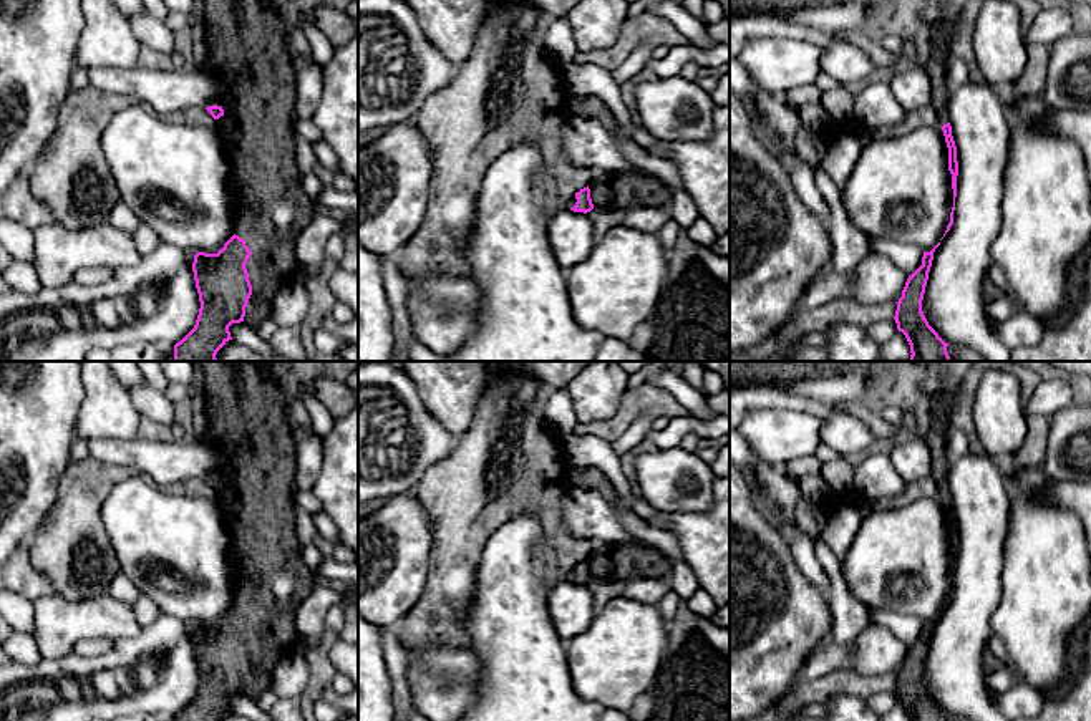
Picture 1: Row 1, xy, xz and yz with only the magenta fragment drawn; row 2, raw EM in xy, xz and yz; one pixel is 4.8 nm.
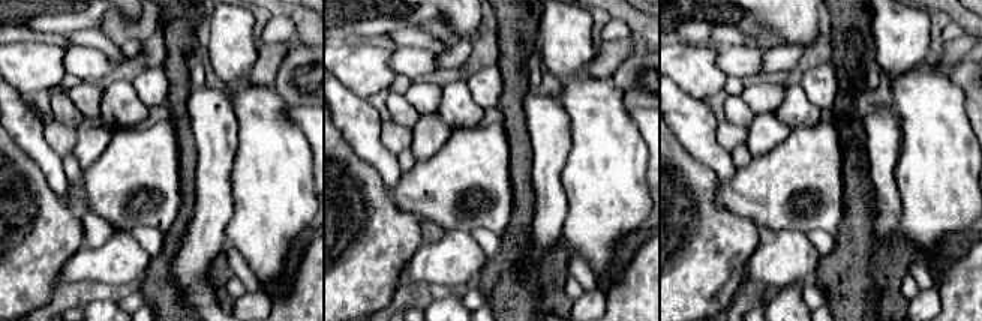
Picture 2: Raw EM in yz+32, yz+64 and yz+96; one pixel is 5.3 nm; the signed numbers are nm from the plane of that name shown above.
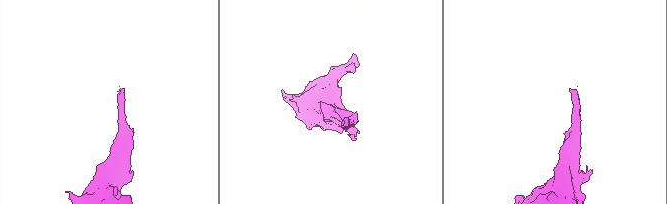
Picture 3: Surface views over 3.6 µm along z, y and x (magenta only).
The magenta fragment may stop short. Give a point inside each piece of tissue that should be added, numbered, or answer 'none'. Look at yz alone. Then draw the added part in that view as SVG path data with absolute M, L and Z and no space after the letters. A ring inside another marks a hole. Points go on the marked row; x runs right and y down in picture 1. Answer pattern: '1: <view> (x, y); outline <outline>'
1: yz (935, 67); outline M932 7L929 13L930 22L930 41L933 45L932 58L924 65L930 80L933 81L933 98L932 106L938 113L938 126L948 123L947 119L947 99L950 86L947 85L947 66L950 60L947 46L950 41L950 33L947 28L950 13L942 8Z

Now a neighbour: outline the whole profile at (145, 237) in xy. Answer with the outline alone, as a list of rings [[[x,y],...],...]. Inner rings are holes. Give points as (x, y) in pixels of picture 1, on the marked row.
[[[139,224],[133,232],[133,239],[141,255],[153,252],[161,244],[161,239],[148,224]]]

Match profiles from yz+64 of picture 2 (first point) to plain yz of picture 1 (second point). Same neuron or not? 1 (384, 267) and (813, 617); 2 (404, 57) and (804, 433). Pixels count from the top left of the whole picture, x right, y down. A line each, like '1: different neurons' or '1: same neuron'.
1: same neuron
2: different neurons

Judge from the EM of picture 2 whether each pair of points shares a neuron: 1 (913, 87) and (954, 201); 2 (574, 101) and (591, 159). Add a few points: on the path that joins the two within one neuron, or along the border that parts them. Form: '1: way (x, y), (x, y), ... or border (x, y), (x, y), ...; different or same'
1: way (933, 116), (939, 141), (939, 173); same
2: way (589, 116), (591, 144); same

